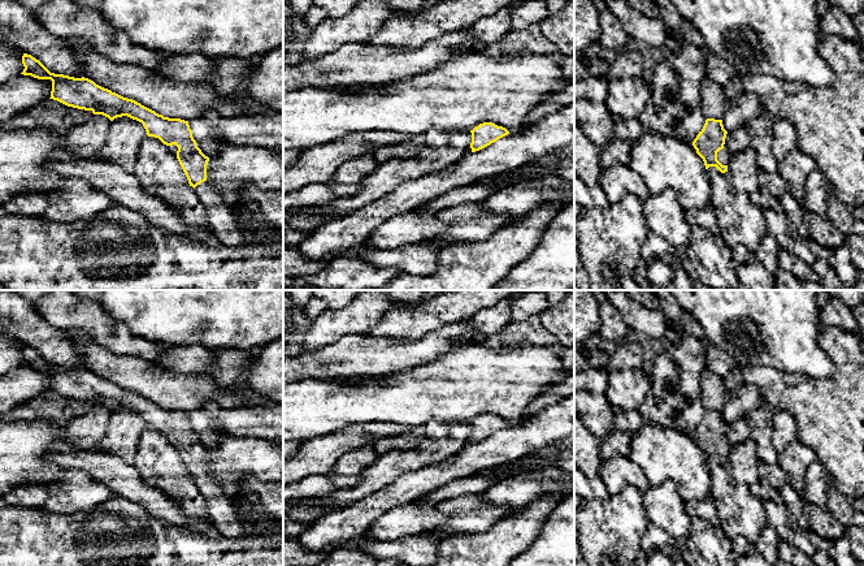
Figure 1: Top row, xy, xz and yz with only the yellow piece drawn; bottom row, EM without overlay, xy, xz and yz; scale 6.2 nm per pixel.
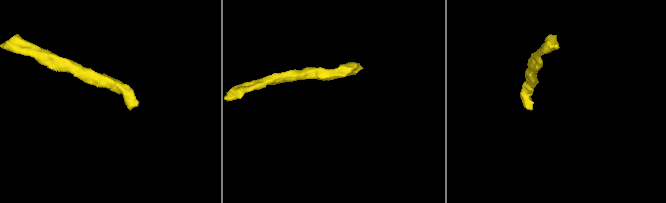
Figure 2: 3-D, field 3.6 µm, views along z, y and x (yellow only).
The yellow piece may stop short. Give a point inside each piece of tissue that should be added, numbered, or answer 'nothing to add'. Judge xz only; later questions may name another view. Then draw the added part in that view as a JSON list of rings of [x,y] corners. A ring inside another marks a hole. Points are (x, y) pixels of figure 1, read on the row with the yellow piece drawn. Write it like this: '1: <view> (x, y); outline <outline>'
nothing to add

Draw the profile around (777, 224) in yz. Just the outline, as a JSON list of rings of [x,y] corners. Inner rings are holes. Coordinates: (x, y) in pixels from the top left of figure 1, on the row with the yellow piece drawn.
[[[765,209],[764,219],[768,233],[774,236],[780,249],[790,251],[809,265],[815,263],[816,258],[811,251],[809,241],[794,230],[783,212]]]

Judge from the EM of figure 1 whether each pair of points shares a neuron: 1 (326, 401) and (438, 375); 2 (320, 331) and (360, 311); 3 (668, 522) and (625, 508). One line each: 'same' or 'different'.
1: same
2: same
3: different

